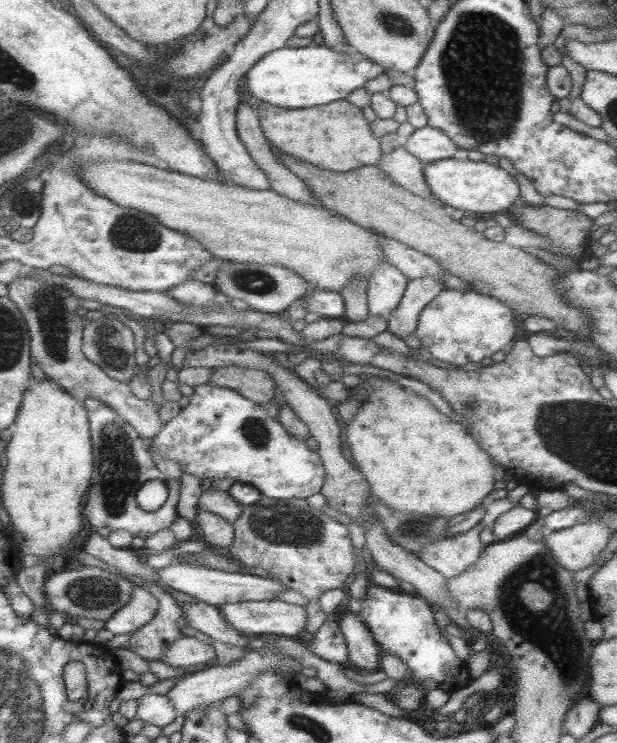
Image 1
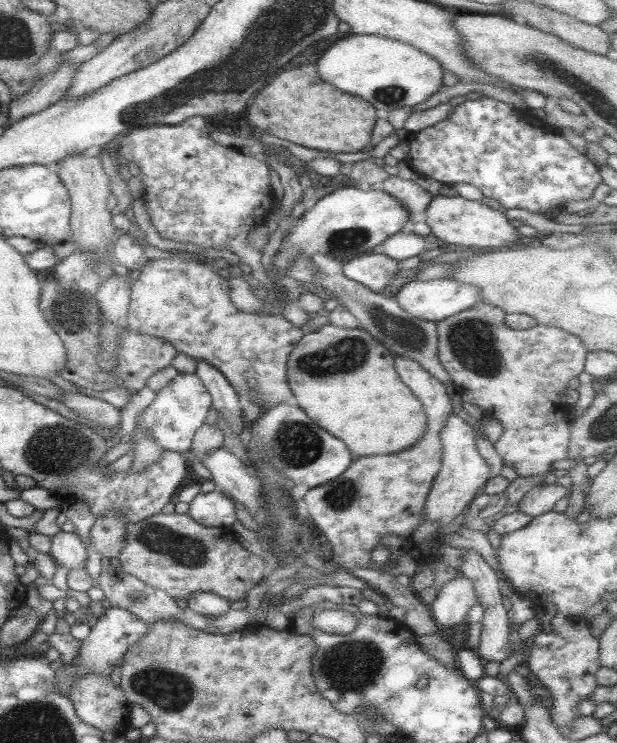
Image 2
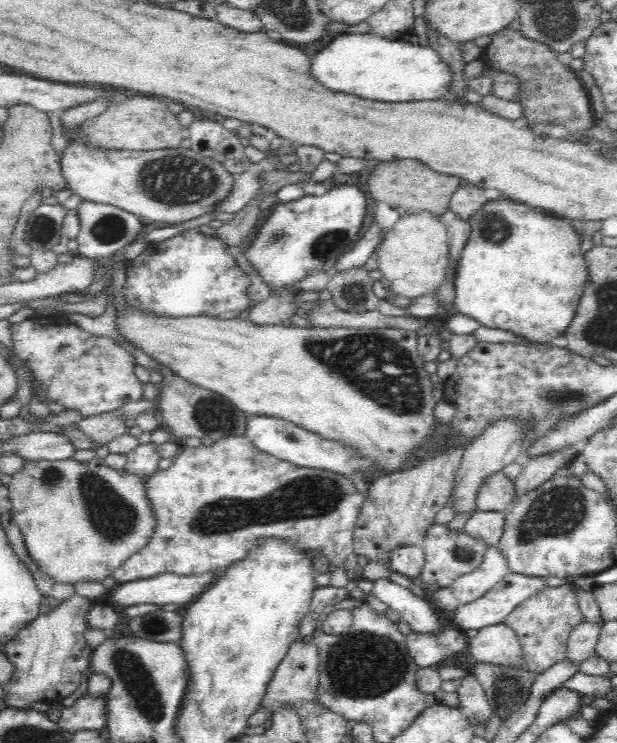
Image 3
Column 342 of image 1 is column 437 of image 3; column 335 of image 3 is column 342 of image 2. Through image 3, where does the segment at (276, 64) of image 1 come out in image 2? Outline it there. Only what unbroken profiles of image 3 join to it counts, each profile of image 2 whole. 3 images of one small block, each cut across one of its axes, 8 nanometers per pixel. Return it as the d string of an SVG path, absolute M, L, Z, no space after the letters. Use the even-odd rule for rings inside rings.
M353 34L353 36L337 40L317 60L315 70L317 70L319 78L323 82L331 84L333 88L340 90L342 93L359 97L369 102L373 108L378 106L387 108L387 110L395 110L395 108L401 108L401 106L415 106L415 104L427 100L443 86L443 83L441 83L443 71L437 60L427 54L422 54L419 50L404 44L404 42L373 35Z

